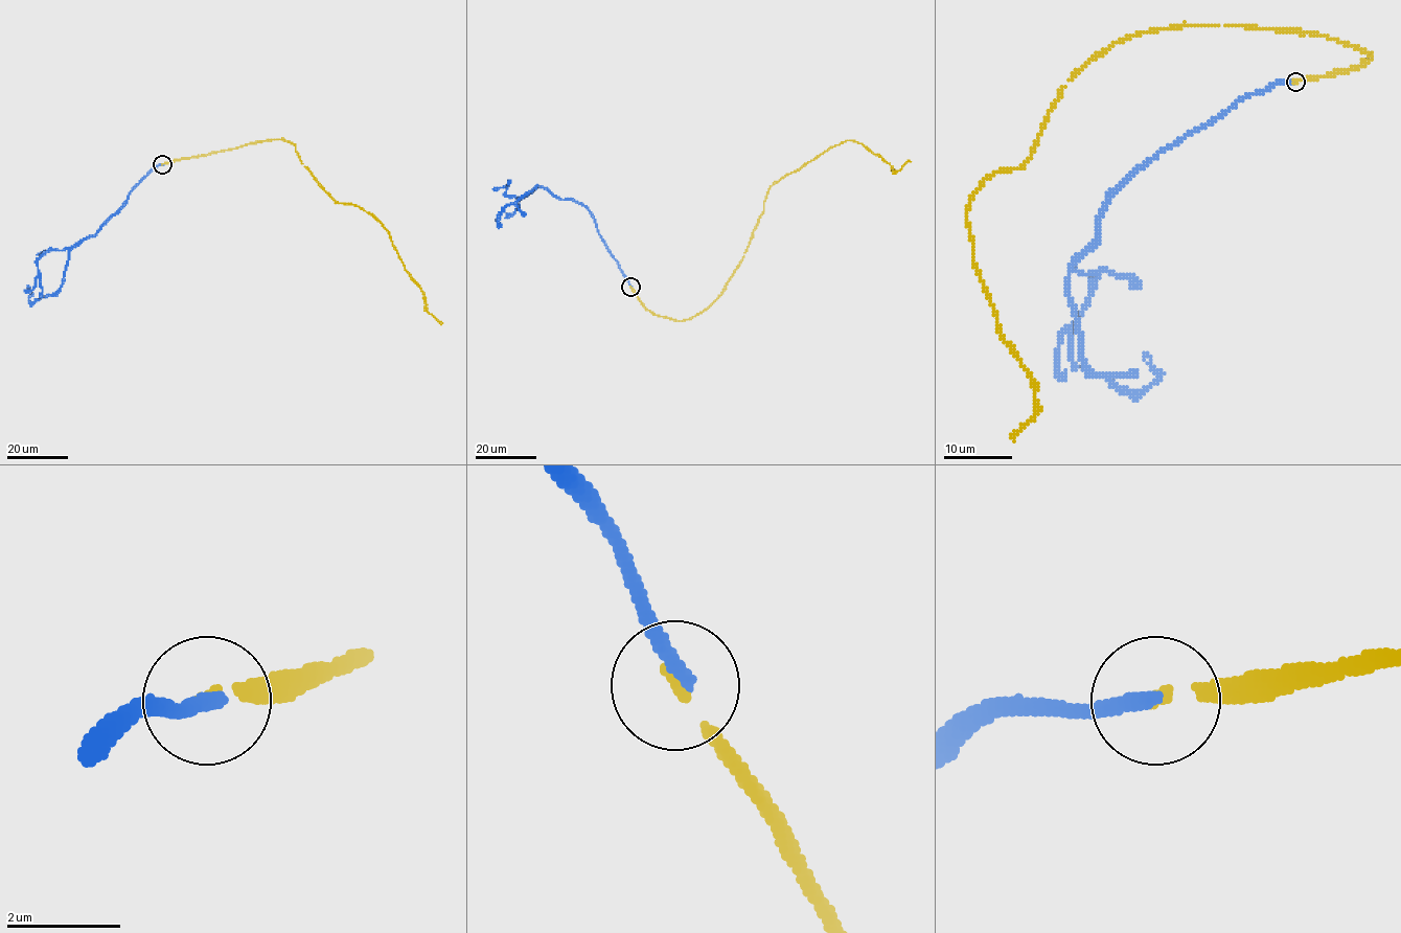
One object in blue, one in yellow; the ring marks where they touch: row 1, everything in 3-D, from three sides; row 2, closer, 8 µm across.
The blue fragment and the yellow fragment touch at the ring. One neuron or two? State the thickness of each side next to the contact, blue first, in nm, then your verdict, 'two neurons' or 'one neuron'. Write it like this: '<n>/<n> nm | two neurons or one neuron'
280/170 nm | two neurons

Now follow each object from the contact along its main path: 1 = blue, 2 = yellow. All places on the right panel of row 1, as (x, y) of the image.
1: (1295, 81), (1236, 101), (1114, 189), (1068, 294), (1080, 359), (1092, 370), (1146, 389), (1158, 376), (1143, 351)
2: (1295, 81), (1371, 55), (1143, 31), (978, 188), (974, 267), (1035, 387), (1013, 438)

